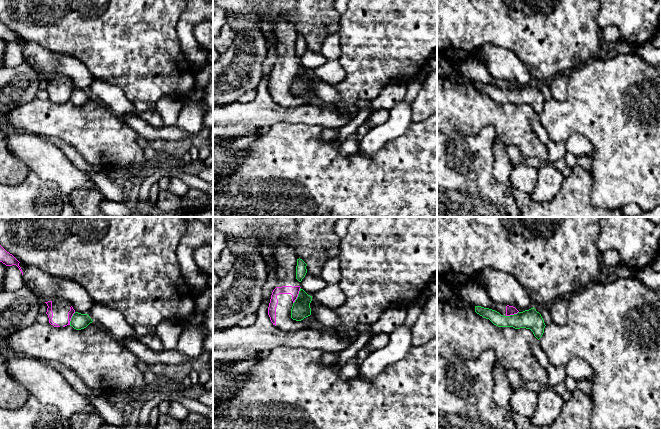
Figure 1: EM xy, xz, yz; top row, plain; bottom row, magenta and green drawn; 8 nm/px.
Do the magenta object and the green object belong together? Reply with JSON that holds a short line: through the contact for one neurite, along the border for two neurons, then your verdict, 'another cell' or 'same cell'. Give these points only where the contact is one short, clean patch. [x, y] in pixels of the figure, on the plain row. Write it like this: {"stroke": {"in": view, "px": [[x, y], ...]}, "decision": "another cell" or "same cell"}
{"stroke": {"in": "xz", "px": [[300, 63], [298, 72], [293, 79]]}, "decision": "another cell"}

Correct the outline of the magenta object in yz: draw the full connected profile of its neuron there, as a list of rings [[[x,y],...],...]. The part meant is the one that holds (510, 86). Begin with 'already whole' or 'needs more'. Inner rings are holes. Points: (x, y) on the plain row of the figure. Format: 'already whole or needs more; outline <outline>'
needs more; outline [[[493,78],[492,81],[489,83],[489,85],[495,86],[503,92],[510,92],[510,91],[517,90],[519,88],[513,82],[509,82],[509,81],[497,79],[497,78]]]

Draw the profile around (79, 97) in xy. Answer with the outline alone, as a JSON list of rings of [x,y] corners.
[[[75,88],[71,94],[70,102],[72,102],[76,106],[81,106],[86,104],[92,98],[93,97],[88,90]]]

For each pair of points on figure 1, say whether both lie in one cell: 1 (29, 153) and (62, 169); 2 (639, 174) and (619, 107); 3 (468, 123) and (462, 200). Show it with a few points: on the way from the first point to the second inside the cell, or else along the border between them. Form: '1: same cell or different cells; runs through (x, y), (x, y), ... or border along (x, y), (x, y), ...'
1: same cell; runs through (37, 154), (54, 166)
2: same cell; runs through (639, 157), (639, 127), (636, 124)
3: different cells; border along (489, 126), (474, 135), (447, 134)

